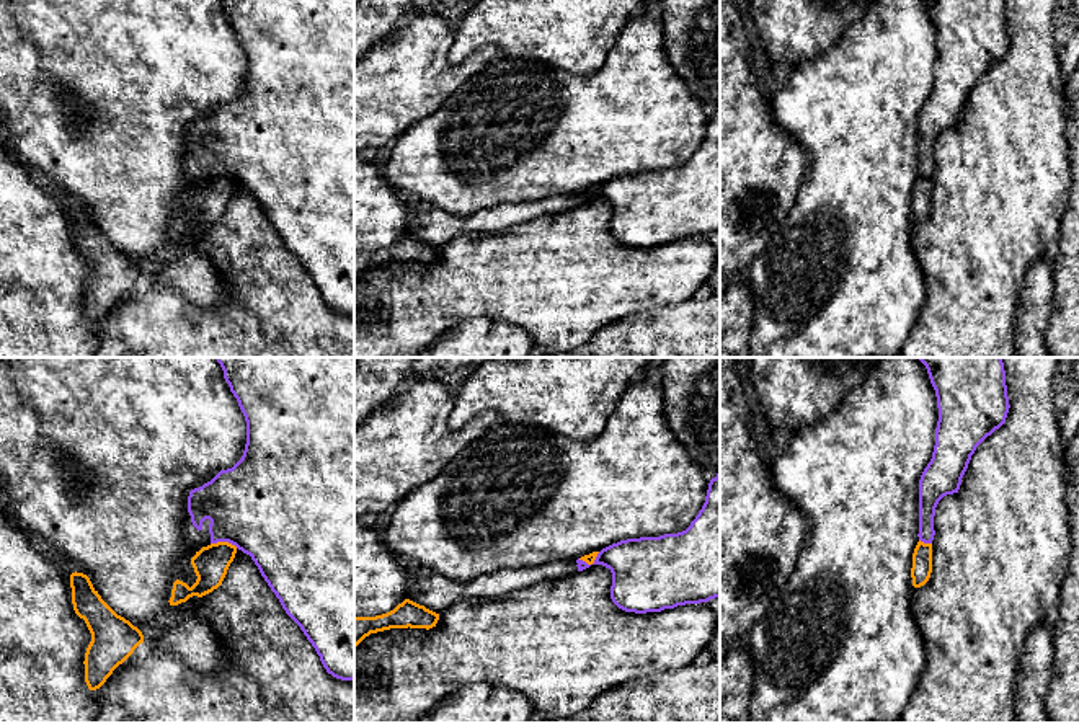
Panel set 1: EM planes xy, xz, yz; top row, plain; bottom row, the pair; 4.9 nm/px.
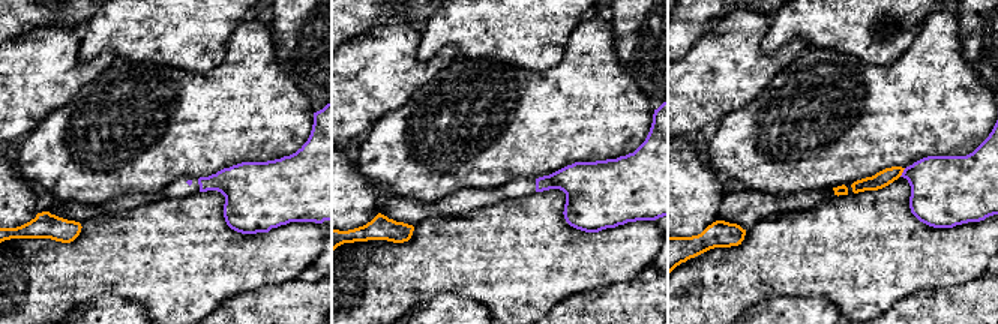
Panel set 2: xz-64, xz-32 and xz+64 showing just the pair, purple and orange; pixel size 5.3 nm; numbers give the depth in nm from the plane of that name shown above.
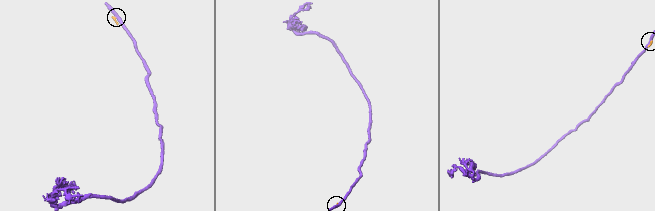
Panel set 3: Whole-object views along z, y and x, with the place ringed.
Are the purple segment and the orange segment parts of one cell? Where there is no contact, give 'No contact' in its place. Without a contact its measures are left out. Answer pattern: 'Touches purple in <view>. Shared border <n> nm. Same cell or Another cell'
Touches purple in xy. Shared border 140 nm. Another cell

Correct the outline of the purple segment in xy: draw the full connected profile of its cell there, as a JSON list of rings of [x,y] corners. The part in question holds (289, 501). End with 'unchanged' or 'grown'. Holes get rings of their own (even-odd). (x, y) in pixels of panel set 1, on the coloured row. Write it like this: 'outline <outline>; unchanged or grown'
outline [[[217,357],[224,379],[246,421],[242,459],[211,481],[189,491],[184,537],[193,547],[229,542],[250,555],[286,614],[300,627],[328,674],[354,679],[354,357]]]; grown

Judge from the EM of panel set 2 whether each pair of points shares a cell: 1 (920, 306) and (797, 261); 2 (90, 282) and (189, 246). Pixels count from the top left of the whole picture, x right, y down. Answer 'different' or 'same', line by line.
1: different
2: same

